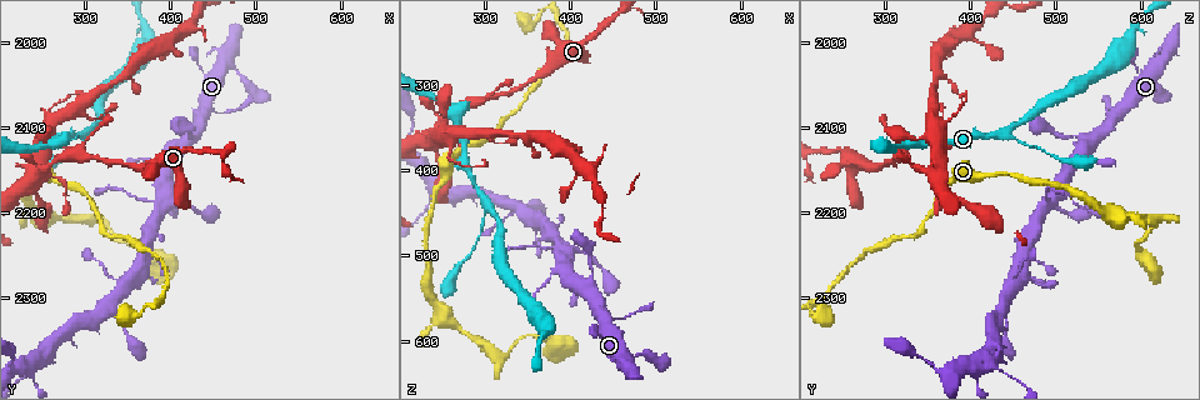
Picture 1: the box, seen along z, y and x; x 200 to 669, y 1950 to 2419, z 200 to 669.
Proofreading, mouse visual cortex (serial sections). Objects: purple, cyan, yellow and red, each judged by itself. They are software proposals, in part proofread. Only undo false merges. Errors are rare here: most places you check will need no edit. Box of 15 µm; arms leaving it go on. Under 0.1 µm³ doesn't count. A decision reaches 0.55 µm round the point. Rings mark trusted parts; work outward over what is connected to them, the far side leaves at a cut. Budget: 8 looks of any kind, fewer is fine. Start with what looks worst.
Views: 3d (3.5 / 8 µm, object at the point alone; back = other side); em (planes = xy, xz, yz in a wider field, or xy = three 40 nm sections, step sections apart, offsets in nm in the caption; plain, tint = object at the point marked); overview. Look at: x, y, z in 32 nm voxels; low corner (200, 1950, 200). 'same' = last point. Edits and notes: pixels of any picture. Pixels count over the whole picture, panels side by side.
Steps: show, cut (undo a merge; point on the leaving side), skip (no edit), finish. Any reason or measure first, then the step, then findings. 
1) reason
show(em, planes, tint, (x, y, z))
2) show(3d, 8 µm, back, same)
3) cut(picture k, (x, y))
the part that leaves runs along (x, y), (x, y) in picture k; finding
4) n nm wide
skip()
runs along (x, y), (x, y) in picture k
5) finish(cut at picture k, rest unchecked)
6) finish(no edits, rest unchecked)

three arms meet
show(3d, 3.5 µm, back, (305, 2105, 445))

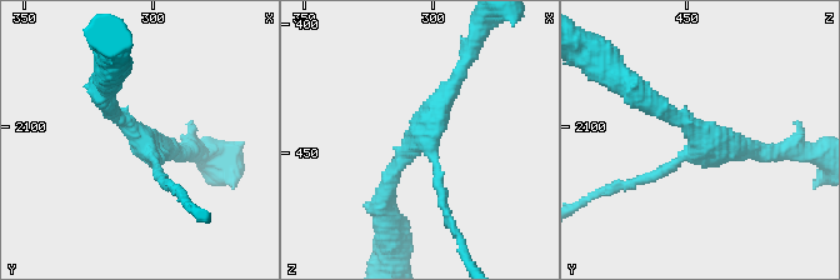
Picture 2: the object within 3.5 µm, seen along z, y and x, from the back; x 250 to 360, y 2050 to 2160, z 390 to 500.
shape alone is not enough
show(em, xy, step 5, tint, (304, 2104, 445))

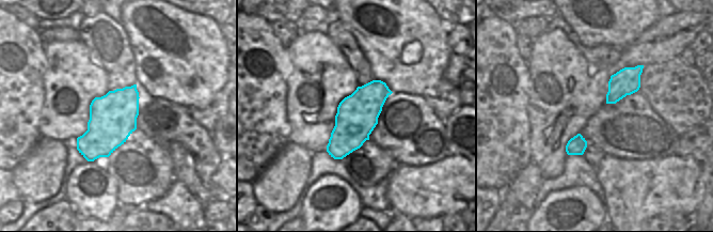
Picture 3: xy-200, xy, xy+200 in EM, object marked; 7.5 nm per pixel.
another direction
show(em, xy, step 2, tint, same)

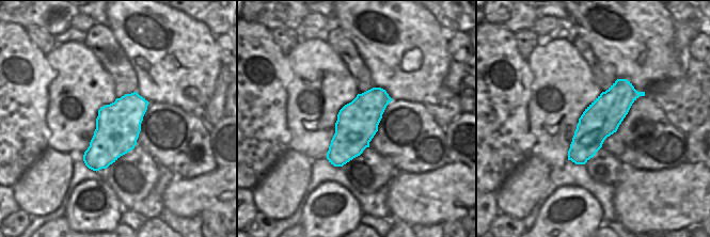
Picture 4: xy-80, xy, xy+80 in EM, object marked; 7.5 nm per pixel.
skip()
runs along (460, 70), (383, 195) in picture 2; one cell here

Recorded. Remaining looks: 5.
show(3d, 3.5 µm, (230, 2385, 435))

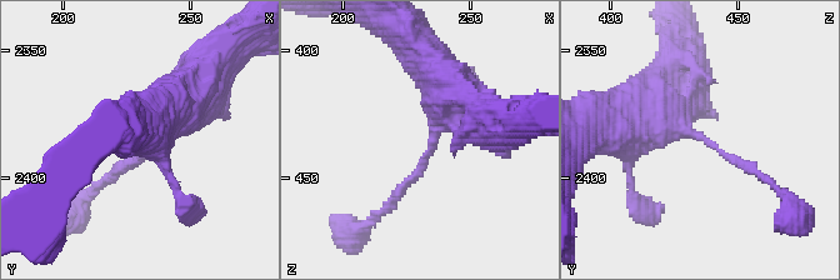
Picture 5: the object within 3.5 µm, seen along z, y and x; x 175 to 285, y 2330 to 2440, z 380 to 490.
arms of 150, 350 nm
skip()
runs along (464, 90), (390, 201) in picture 5; continuous, no second cell

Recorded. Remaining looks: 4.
abrupt turn
show(3d, 3.5 µm, (250, 2150, 350))

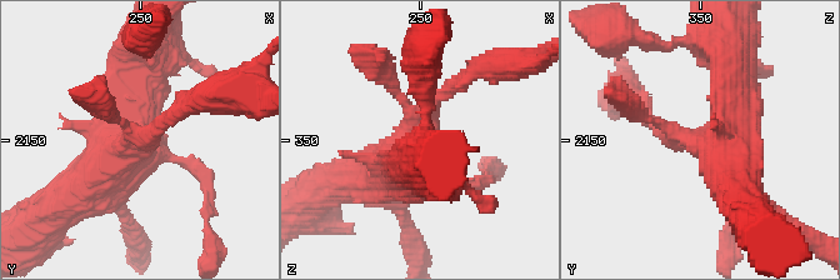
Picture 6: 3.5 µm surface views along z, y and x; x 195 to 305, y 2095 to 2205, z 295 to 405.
show(em, planes, tint, (249, 2152, 351))

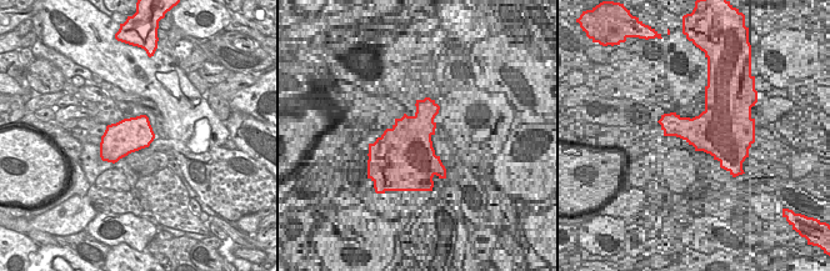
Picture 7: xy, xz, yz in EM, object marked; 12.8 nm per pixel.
skip()
runs along (653, 121), (720, 144), (733, 64) in picture 6; all the same cell

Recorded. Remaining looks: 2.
calibre changes
show(3d, 3.5 µm, (245, 2155, 420))

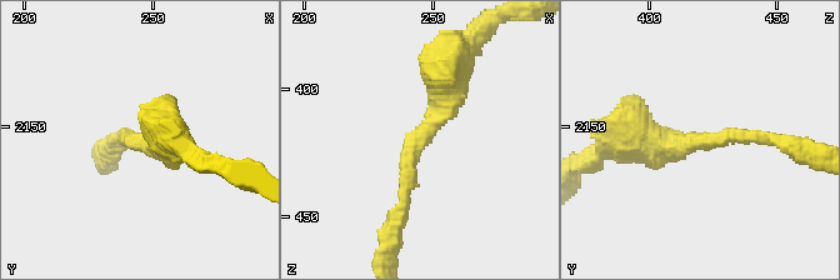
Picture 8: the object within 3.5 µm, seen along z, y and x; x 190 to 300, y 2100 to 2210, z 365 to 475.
arms of 200, 450 nm
skip()
runs along (444, 70), (399, 218) in picture 8; all the same cell

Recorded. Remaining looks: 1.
finish(no edits, rest unchecked)

